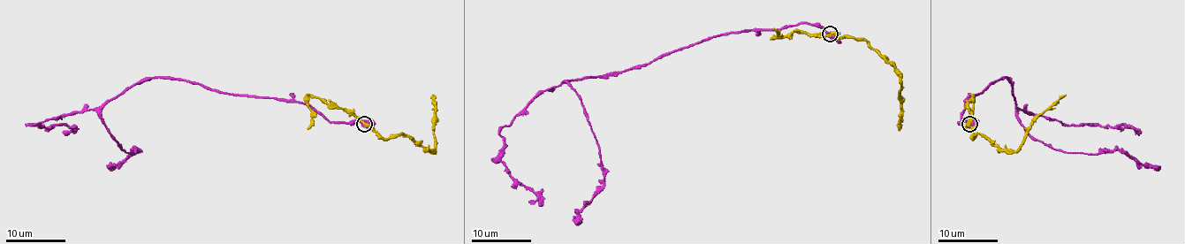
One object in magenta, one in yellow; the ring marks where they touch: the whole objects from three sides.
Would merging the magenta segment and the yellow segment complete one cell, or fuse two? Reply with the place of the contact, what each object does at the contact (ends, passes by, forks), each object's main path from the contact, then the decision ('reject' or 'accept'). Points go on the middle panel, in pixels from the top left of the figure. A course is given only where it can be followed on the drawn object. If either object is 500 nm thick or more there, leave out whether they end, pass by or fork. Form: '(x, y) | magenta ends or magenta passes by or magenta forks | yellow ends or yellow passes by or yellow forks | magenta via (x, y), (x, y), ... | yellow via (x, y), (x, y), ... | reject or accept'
(830, 34) | magenta passes by | yellow passes by | magenta via (830, 34), (798, 23), (729, 32), (648, 64), (566, 81), (581, 98), (600, 151), (603, 186), (575, 224) | yellow via (830, 34), (861, 38), (891, 65), (900, 85), (899, 130) | reject

